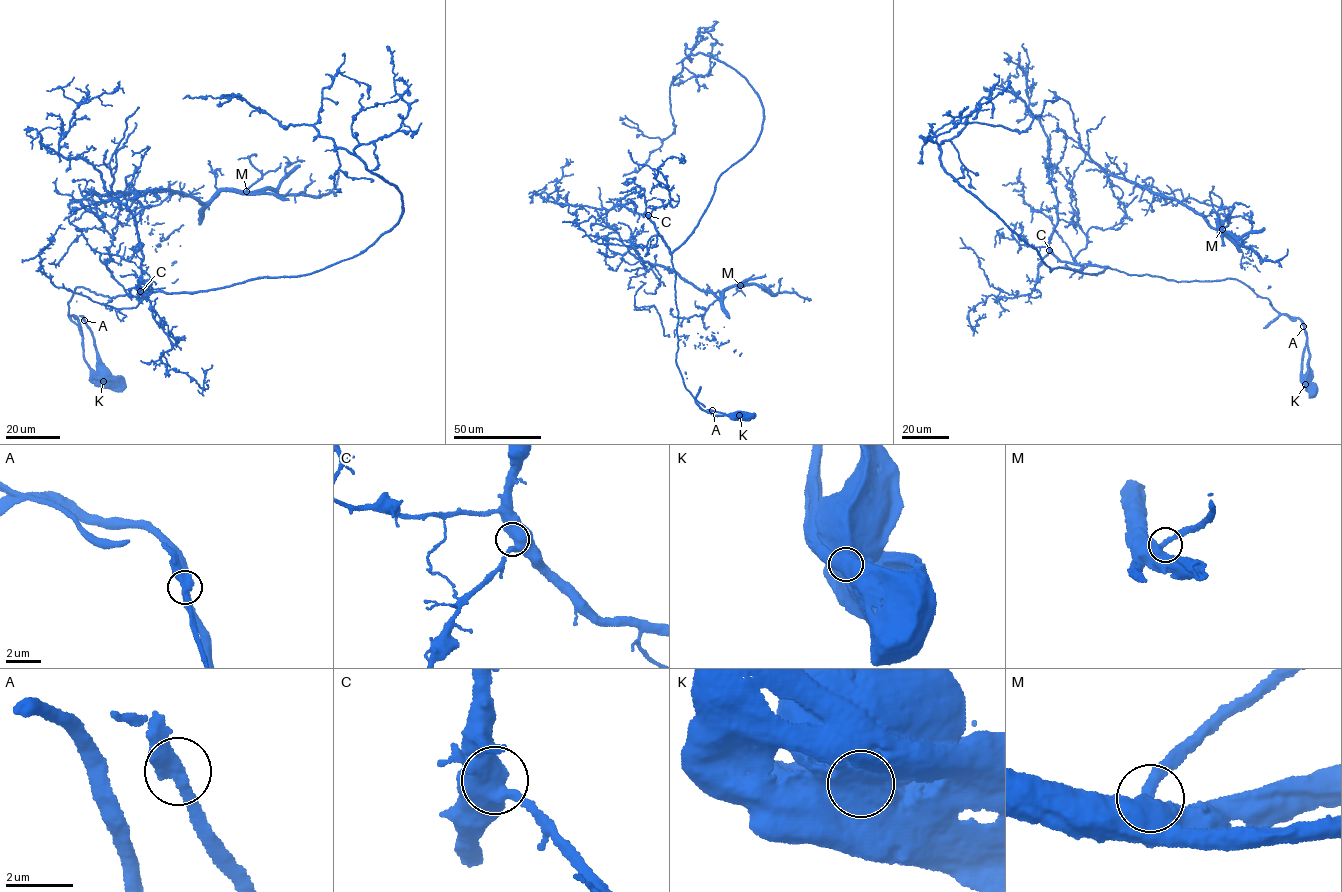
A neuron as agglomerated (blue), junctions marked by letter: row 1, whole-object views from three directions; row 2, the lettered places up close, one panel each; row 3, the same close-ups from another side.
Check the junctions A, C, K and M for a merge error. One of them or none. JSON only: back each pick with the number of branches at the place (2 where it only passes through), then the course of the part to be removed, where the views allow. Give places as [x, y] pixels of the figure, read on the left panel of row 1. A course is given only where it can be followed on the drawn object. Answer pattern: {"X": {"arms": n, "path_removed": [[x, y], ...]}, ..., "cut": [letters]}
{"K": {"arms": 1, "path_removed": [[103, 381], [69, 315], [125, 246], [89, 191], [320, 197], [339, 172]]}, "cut": ["K"]}

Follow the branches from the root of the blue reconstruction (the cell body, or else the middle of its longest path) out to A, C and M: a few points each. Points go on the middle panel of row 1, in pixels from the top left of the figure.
A: (737, 415), (712, 410)
C: (737, 415), (707, 412), (685, 387), (676, 361), (675, 271), (670, 248), (648, 215)
M: (737, 415), (684, 383), (670, 248), (636, 247), (645, 267), (628, 249), (720, 299), (740, 285)

